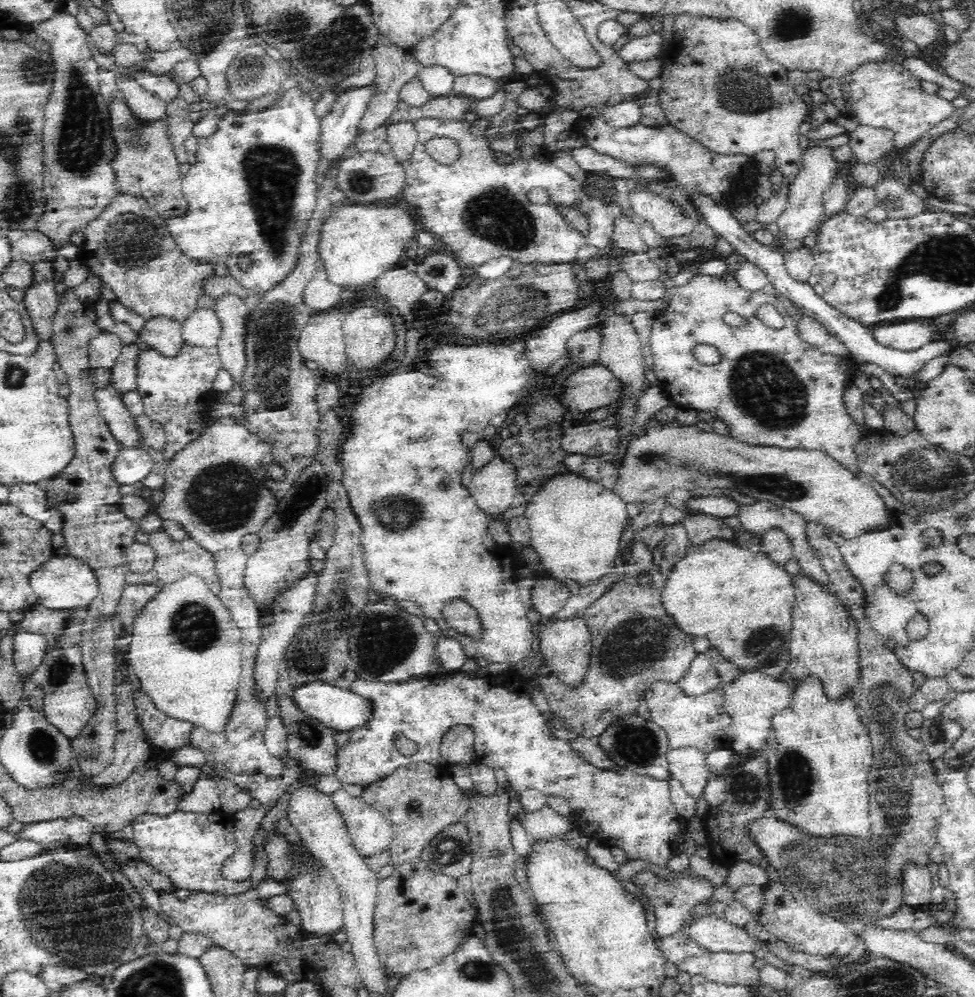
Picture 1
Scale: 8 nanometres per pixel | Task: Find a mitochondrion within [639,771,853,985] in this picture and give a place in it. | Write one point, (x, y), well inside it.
(750, 792)

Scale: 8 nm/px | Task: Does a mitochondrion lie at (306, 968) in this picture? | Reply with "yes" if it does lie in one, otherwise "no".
no

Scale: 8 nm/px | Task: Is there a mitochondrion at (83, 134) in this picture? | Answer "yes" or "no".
yes

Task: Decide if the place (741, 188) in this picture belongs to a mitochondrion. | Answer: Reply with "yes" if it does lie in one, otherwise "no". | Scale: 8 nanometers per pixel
no

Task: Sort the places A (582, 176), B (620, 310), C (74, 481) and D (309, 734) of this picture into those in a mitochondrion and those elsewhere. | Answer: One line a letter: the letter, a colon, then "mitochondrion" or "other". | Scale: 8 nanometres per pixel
A: other
B: other
C: other
D: mitochondrion

